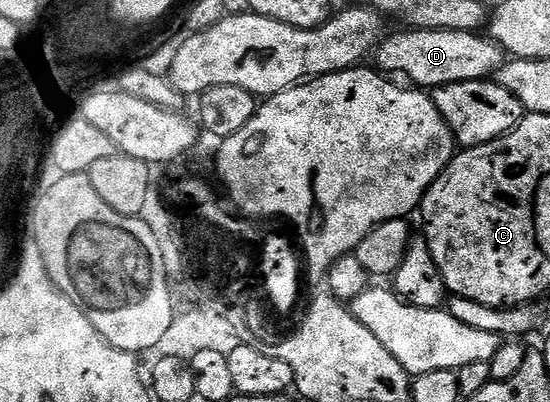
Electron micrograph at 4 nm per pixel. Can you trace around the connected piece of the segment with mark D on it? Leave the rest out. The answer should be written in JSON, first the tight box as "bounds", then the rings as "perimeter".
{"bounds":[377,29,505,91],"perimeter":[[[411,29],[384,36],[377,46],[378,68],[384,74],[400,73],[412,86],[434,91],[440,85],[482,81],[501,68],[505,60],[503,49],[490,36],[476,31],[449,31],[448,29]]]}

